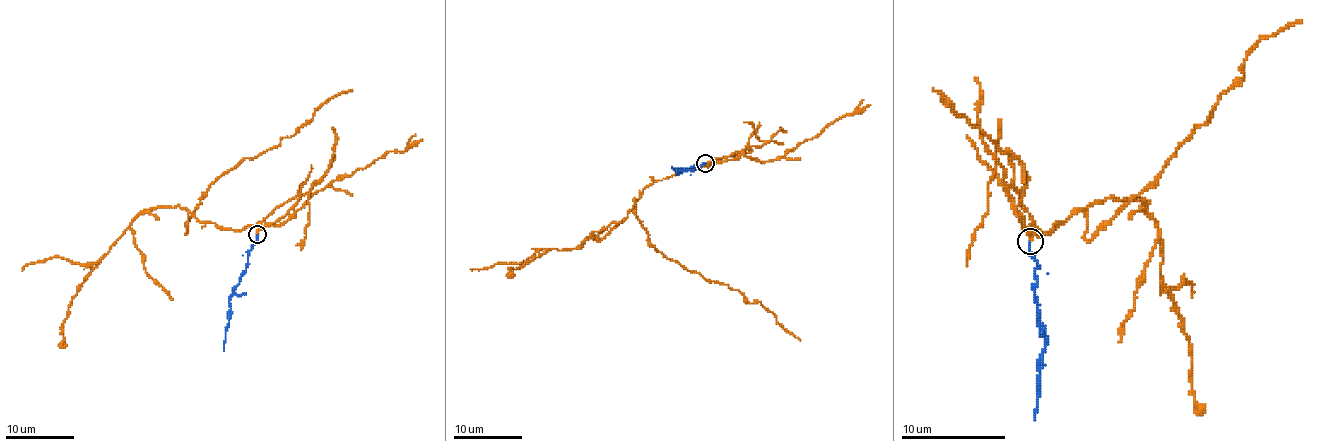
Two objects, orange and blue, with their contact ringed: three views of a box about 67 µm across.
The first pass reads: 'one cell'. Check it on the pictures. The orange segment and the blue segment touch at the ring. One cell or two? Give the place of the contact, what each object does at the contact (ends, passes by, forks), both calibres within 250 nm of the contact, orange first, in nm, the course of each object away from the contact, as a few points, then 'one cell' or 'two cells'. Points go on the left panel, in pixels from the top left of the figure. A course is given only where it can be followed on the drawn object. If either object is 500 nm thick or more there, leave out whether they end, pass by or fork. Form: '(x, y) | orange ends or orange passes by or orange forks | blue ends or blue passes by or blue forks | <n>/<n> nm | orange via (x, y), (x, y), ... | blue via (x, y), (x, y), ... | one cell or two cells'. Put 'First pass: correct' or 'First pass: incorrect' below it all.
(257, 234) | orange passes by | blue ends | 150/180 nm | orange via (256, 235), (256, 224), (227, 229), (188, 218), (186, 233), (200, 199), (220, 176), (275, 147), (352, 89) | blue via (256, 235), (246, 272), (229, 301), (230, 317), (224, 351) | two cells
First pass: incorrect

